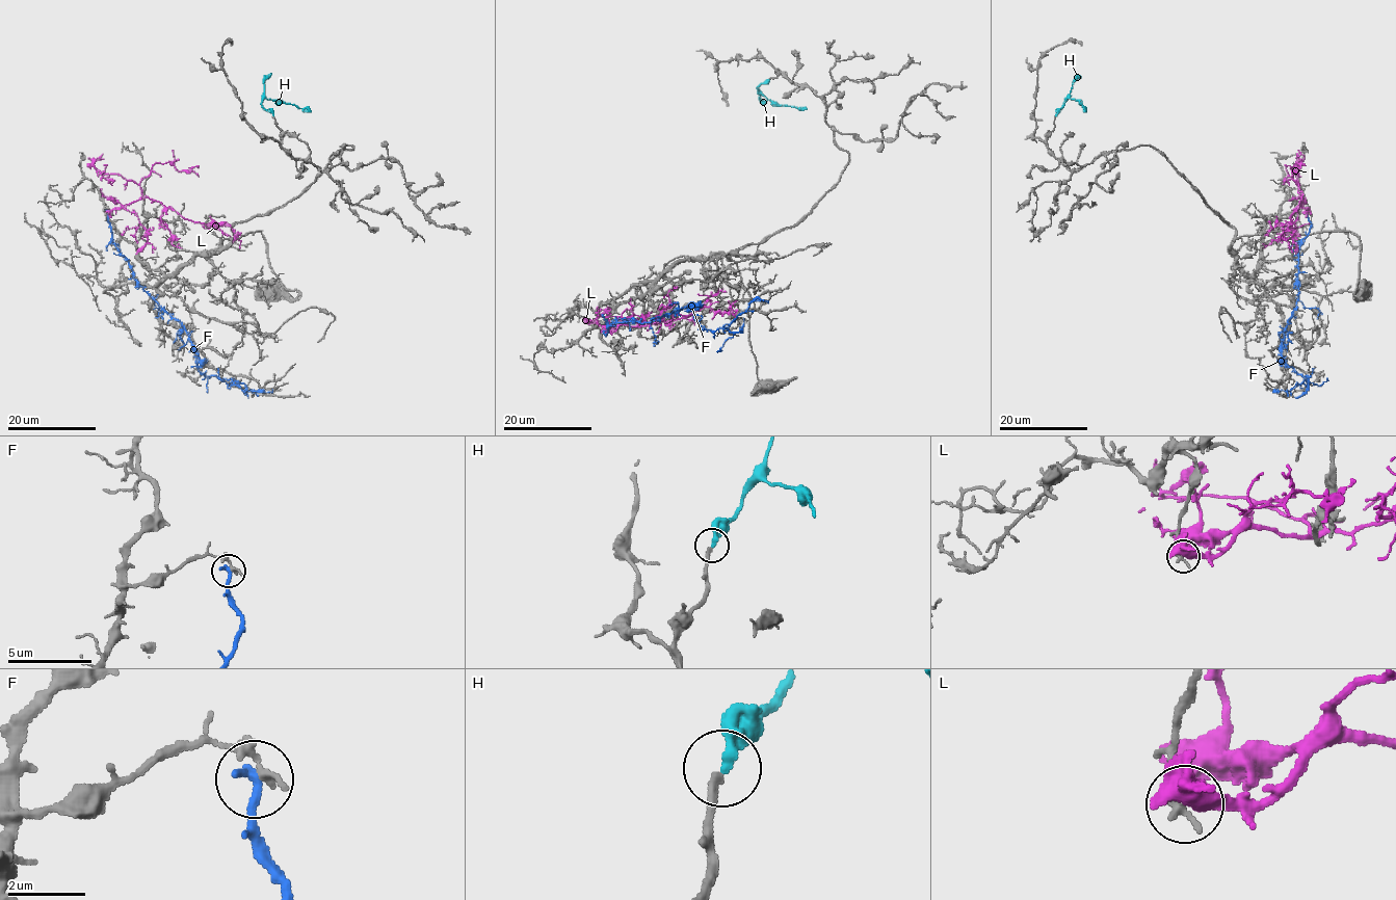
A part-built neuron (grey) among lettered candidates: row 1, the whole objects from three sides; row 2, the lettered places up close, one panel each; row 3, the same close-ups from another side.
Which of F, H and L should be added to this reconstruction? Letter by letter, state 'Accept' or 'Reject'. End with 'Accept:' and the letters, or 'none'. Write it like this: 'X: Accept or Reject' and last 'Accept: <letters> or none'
F: Reject
H: Accept
L: Reject
Accept: H

